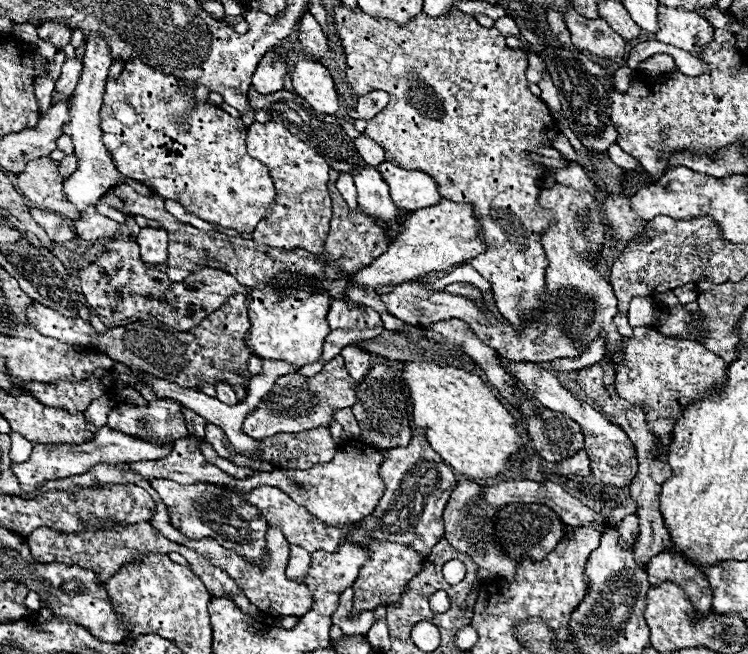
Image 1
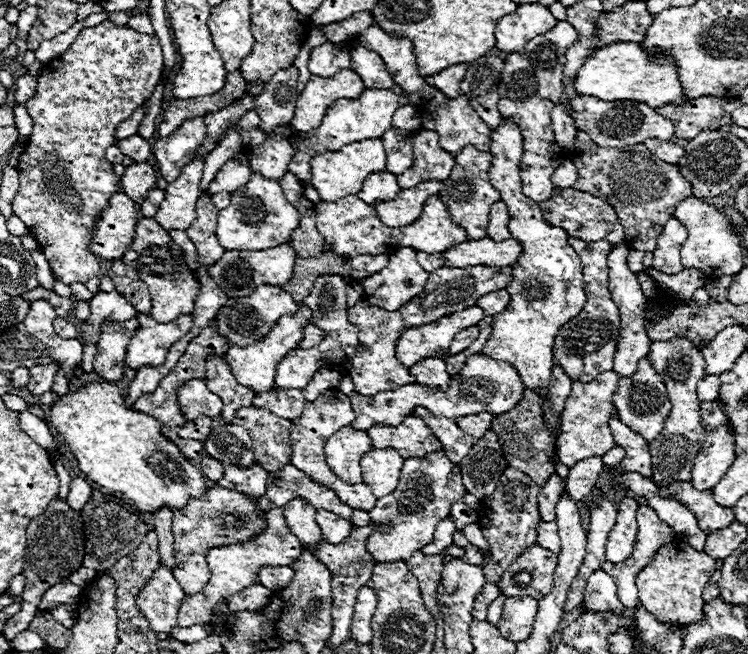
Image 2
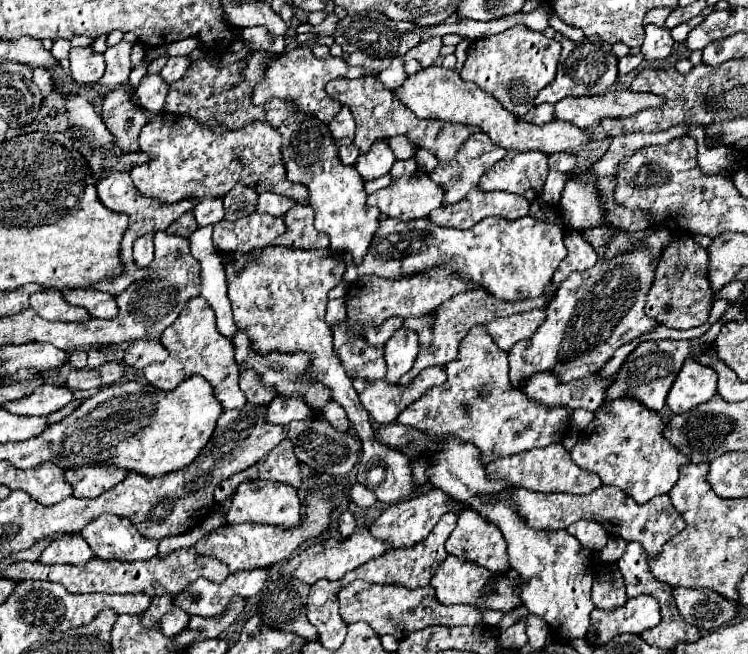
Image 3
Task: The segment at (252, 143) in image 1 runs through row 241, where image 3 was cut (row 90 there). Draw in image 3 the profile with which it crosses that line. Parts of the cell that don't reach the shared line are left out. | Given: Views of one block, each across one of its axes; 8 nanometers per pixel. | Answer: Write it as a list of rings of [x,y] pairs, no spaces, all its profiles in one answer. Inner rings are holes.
[[[310,46],[294,48],[292,52],[282,54],[278,60],[274,60],[274,62],[268,64],[268,68],[264,70],[262,82],[258,82],[258,86],[254,88],[252,102],[254,102],[254,106],[262,106],[270,98],[284,98],[284,100],[292,102],[298,112],[306,112],[306,114],[310,114],[314,118],[320,118],[320,122],[328,124],[340,112],[340,104],[326,94],[324,86],[332,78],[338,78],[338,76],[356,78],[356,76],[364,76],[364,70],[362,68],[348,68],[342,58],[334,58],[334,56],[318,60],[312,54]]]

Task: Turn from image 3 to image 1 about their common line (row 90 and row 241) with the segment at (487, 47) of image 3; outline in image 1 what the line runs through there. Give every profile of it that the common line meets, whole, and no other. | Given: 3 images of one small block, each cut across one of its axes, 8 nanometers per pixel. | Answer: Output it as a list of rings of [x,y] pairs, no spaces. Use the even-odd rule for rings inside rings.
[[[340,4],[336,6],[336,14],[332,16],[332,22],[334,22],[334,32],[336,36],[340,38],[342,42],[342,50],[346,54],[346,72],[344,72],[344,80],[350,84],[352,88],[352,96],[364,96],[368,92],[374,92],[374,90],[382,90],[382,92],[388,92],[390,94],[390,102],[388,106],[378,112],[366,126],[364,130],[364,136],[372,138],[374,142],[378,142],[396,162],[398,166],[406,168],[406,170],[422,170],[426,174],[430,174],[436,182],[438,182],[438,188],[440,188],[440,194],[442,198],[450,198],[454,202],[466,202],[466,204],[472,204],[474,210],[476,210],[476,216],[480,220],[480,226],[482,226],[482,238],[484,242],[488,244],[488,250],[484,254],[478,254],[476,258],[468,260],[470,266],[474,266],[486,280],[492,282],[492,288],[494,288],[494,300],[496,300],[496,306],[498,306],[498,312],[516,328],[520,330],[522,328],[522,312],[528,312],[530,316],[534,318],[540,318],[546,310],[542,308],[542,298],[544,298],[544,290],[546,290],[546,254],[542,250],[542,244],[540,244],[540,234],[552,226],[556,222],[554,218],[554,212],[550,210],[542,210],[538,204],[536,204],[536,196],[540,194],[540,188],[534,184],[536,180],[540,180],[544,176],[544,166],[542,164],[534,164],[532,160],[526,158],[528,150],[530,148],[550,148],[552,146],[552,140],[554,136],[558,134],[558,126],[554,122],[554,118],[550,116],[550,110],[548,106],[534,94],[530,94],[528,90],[528,80],[524,76],[526,72],[526,52],[522,50],[516,50],[516,48],[508,48],[506,42],[504,42],[504,36],[496,30],[496,28],[484,28],[480,26],[470,14],[464,14],[462,10],[458,8],[452,8],[446,16],[438,16],[438,18],[432,18],[424,12],[420,12],[418,16],[414,16],[408,24],[400,26],[400,24],[394,24],[392,20],[382,20],[382,18],[376,18],[376,16],[368,16],[366,12],[362,12],[360,8],[356,10],[350,10],[348,6]]]

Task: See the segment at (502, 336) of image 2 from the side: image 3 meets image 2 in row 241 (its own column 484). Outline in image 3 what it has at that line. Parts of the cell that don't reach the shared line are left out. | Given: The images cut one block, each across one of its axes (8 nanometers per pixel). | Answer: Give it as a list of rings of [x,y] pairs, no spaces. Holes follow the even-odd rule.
[[[472,508],[458,514],[458,524],[446,540],[446,550],[462,560],[478,562],[490,572],[508,570],[506,542],[500,530]]]

